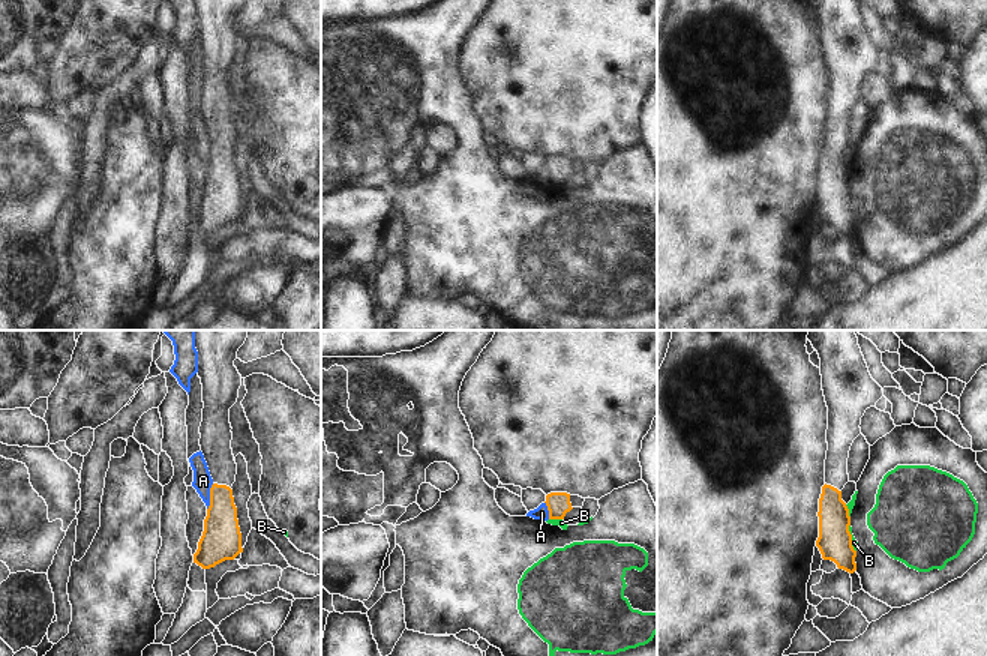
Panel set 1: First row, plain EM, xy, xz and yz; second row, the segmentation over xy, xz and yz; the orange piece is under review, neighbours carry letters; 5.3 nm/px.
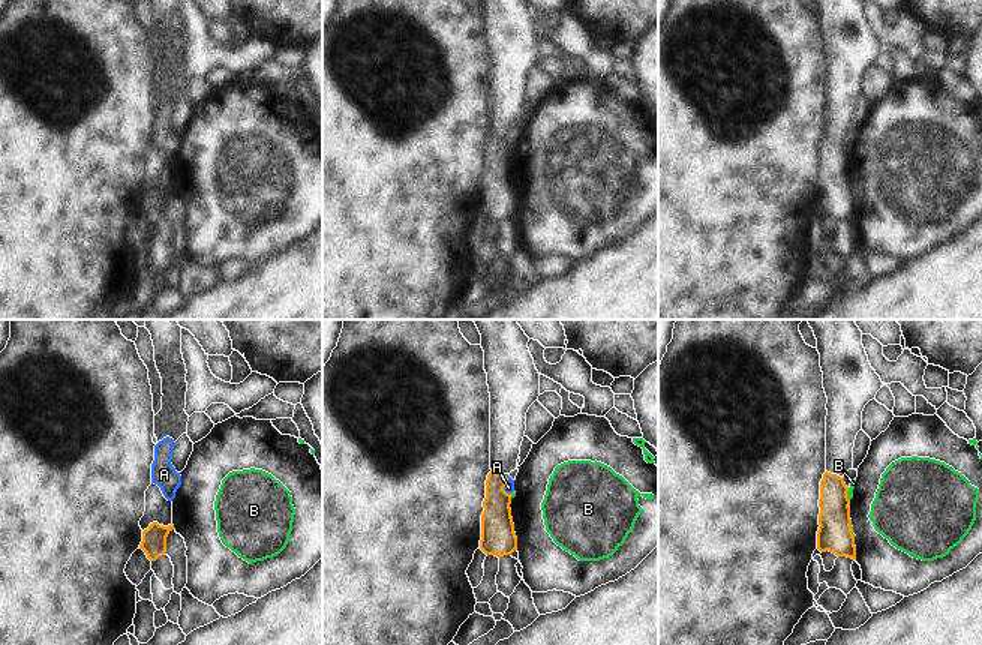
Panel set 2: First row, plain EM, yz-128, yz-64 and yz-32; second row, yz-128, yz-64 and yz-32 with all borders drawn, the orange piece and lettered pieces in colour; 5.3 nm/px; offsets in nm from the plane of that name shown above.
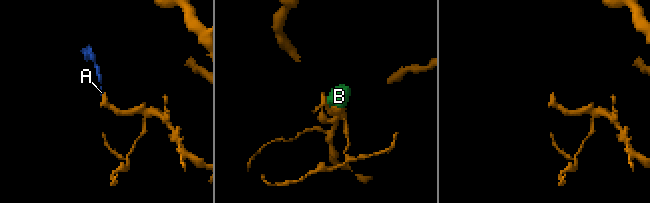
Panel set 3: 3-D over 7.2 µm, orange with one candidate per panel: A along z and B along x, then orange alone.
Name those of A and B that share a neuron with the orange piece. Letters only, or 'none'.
none

